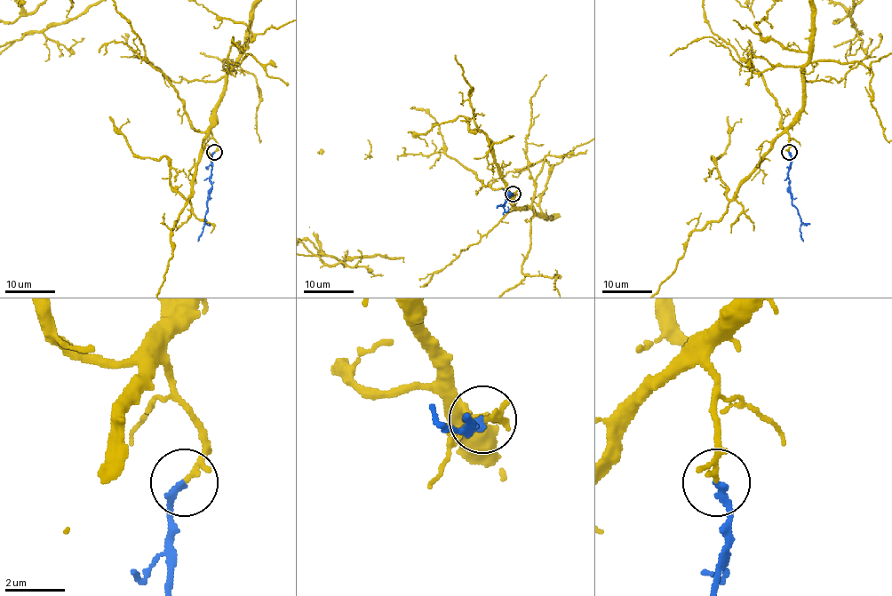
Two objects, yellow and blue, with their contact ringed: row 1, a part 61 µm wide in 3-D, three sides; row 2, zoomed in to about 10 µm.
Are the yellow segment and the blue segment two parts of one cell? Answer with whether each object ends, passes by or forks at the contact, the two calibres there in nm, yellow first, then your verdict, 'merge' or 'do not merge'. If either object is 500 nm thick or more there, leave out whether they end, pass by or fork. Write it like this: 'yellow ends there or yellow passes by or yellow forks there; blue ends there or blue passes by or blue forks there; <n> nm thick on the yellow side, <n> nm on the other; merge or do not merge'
yellow ends there; blue ends there; 170 nm thick on the yellow side, 240 nm on the other; merge

